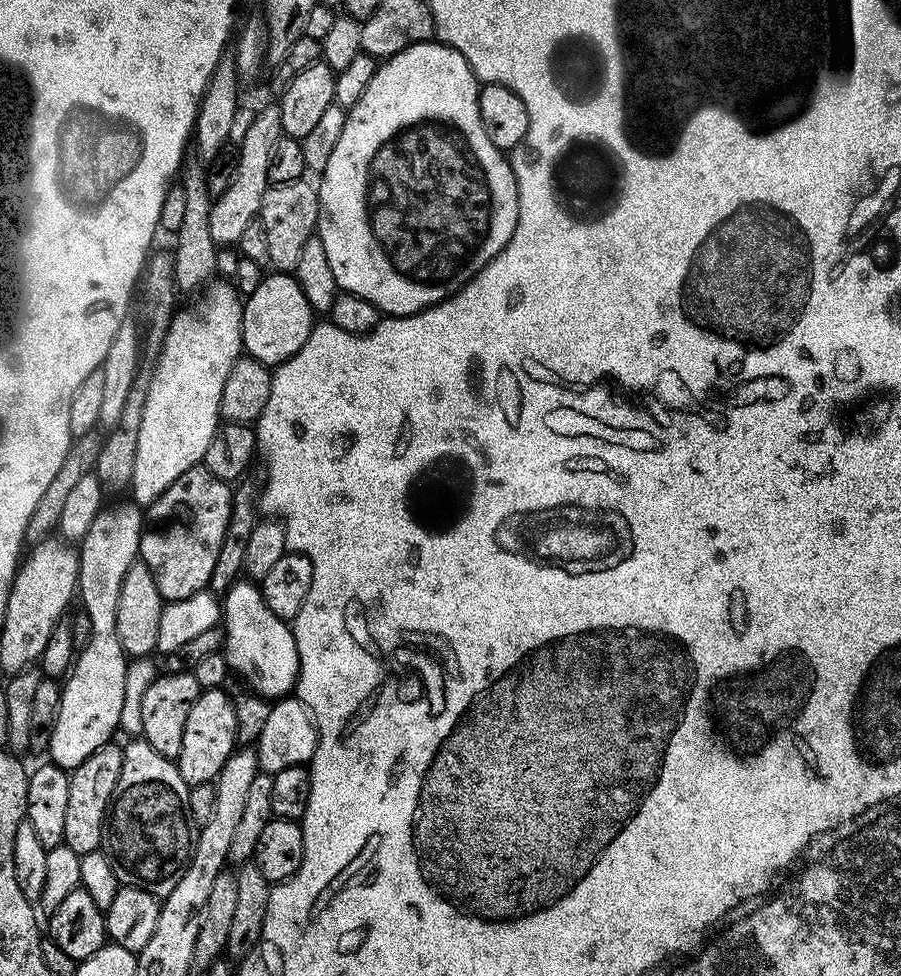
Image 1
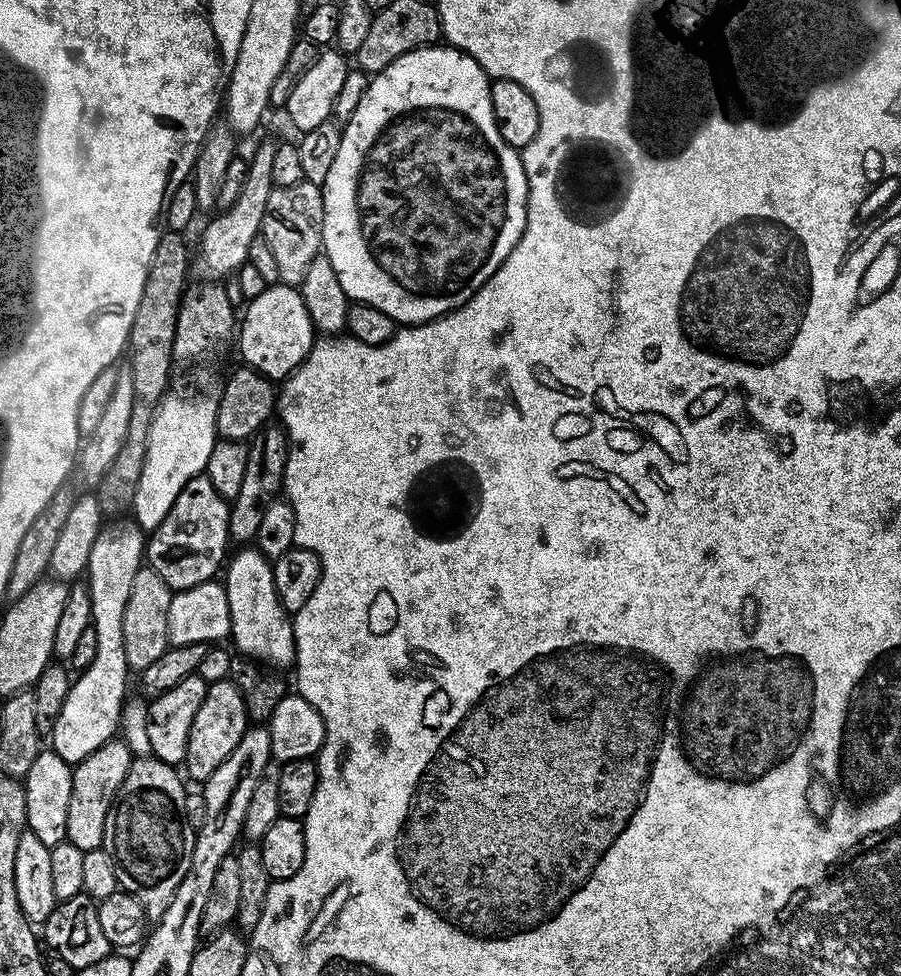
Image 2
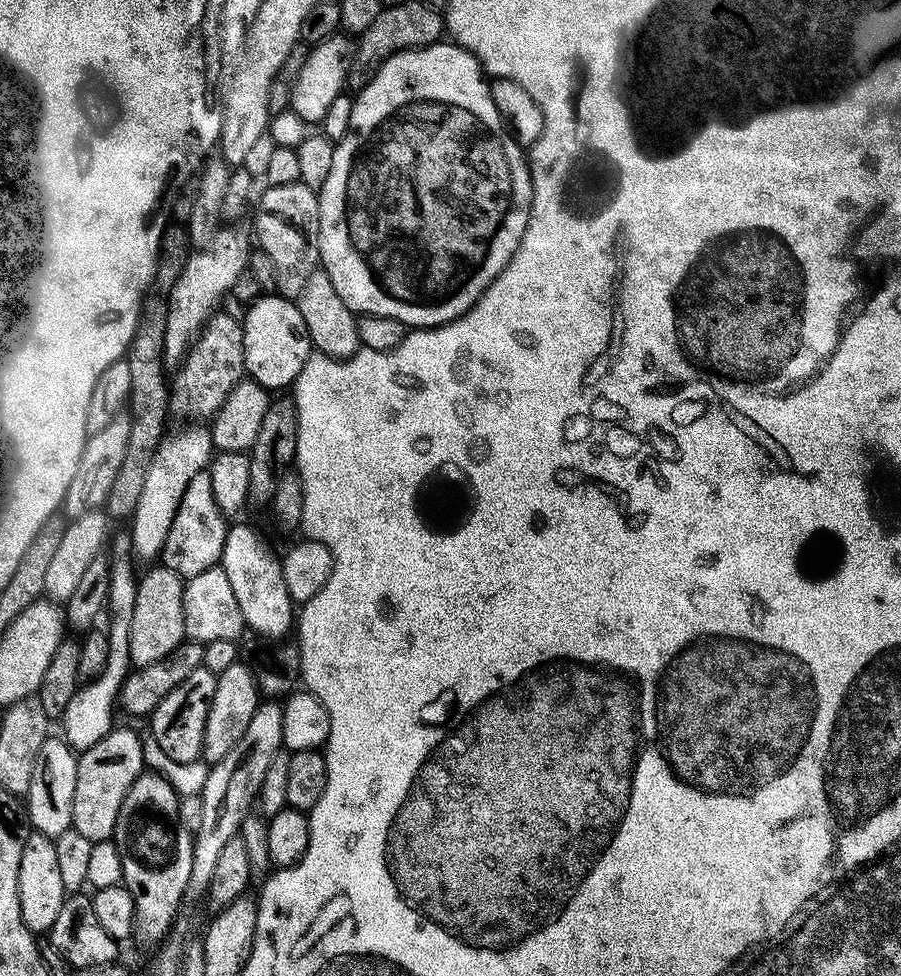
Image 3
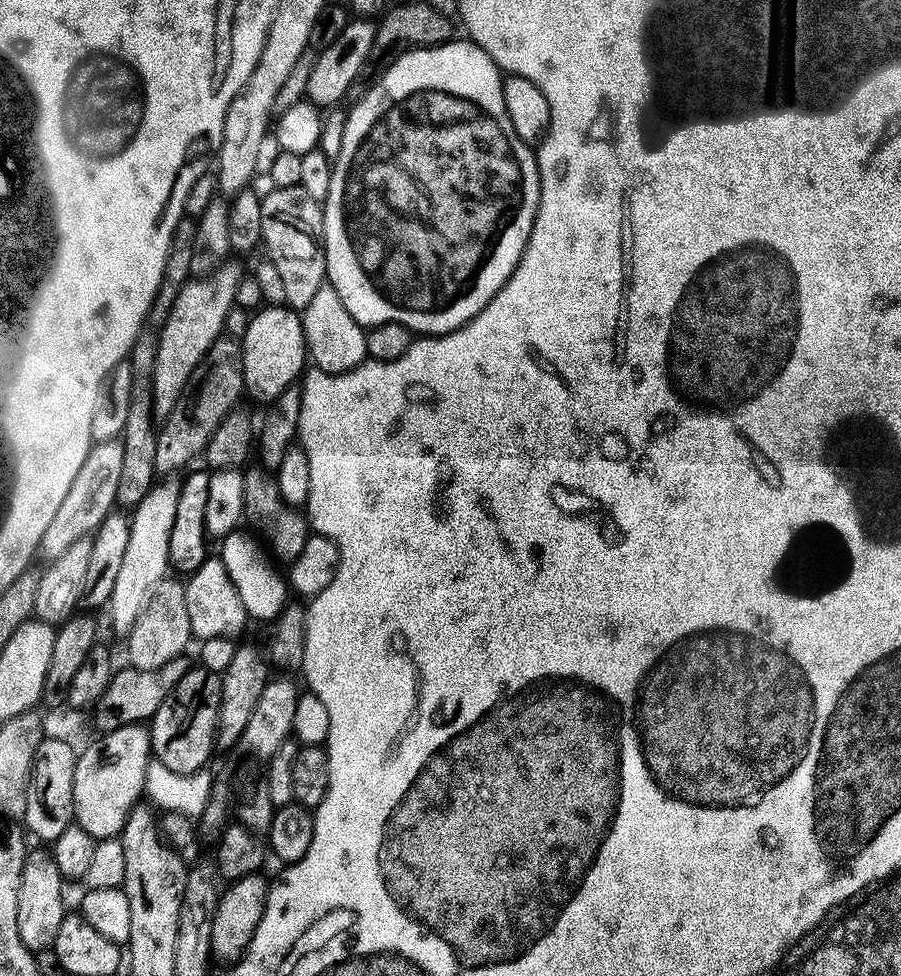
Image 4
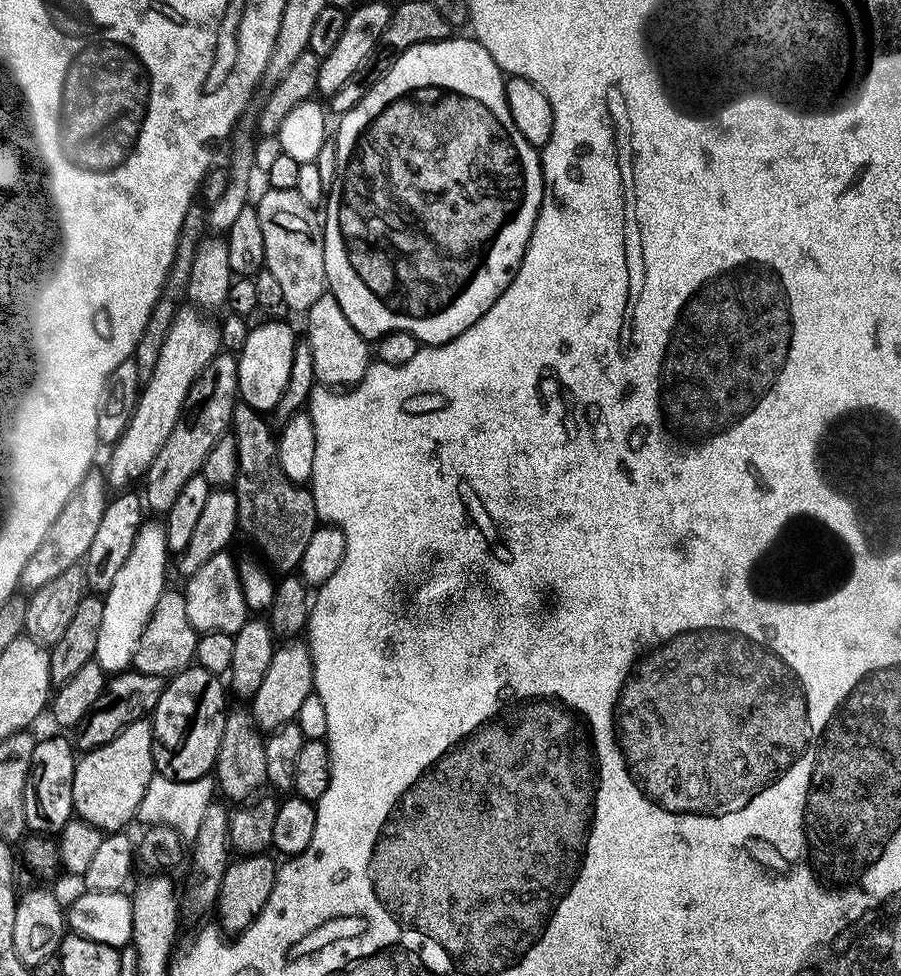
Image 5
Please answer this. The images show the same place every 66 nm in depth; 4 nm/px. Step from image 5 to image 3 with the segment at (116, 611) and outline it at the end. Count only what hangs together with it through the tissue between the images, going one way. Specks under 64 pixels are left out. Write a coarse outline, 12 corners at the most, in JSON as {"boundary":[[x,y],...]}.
{"boundary":[[211,431],[165,435],[130,517],[133,553],[156,560]]}

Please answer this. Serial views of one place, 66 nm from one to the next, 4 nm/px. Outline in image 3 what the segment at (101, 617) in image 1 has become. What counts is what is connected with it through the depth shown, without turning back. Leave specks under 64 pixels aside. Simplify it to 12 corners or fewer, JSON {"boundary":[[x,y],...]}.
{"boundary":[[111,541],[106,666],[70,698],[62,739],[82,753],[111,732],[130,671],[132,542]]}

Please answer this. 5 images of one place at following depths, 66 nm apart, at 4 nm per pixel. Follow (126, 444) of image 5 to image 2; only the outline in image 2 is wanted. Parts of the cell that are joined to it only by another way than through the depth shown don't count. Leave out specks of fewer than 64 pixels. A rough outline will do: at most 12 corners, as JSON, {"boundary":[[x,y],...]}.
{"boundary":[[276,144],[257,146],[238,202],[205,226],[200,260],[225,278],[246,263],[274,187]]}

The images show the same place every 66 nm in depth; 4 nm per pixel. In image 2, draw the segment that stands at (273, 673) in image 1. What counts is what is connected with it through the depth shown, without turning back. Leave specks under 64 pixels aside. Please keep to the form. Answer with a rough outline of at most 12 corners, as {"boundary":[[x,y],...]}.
{"boundary":[[255,546],[222,580],[237,653],[284,670],[296,659],[293,617]]}

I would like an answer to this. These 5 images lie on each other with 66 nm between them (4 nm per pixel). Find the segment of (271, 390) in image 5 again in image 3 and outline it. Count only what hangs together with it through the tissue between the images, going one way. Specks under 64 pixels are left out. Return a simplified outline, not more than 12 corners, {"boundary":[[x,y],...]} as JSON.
{"boundary":[[264,294],[242,323],[245,373],[287,389],[314,352],[299,303]]}

